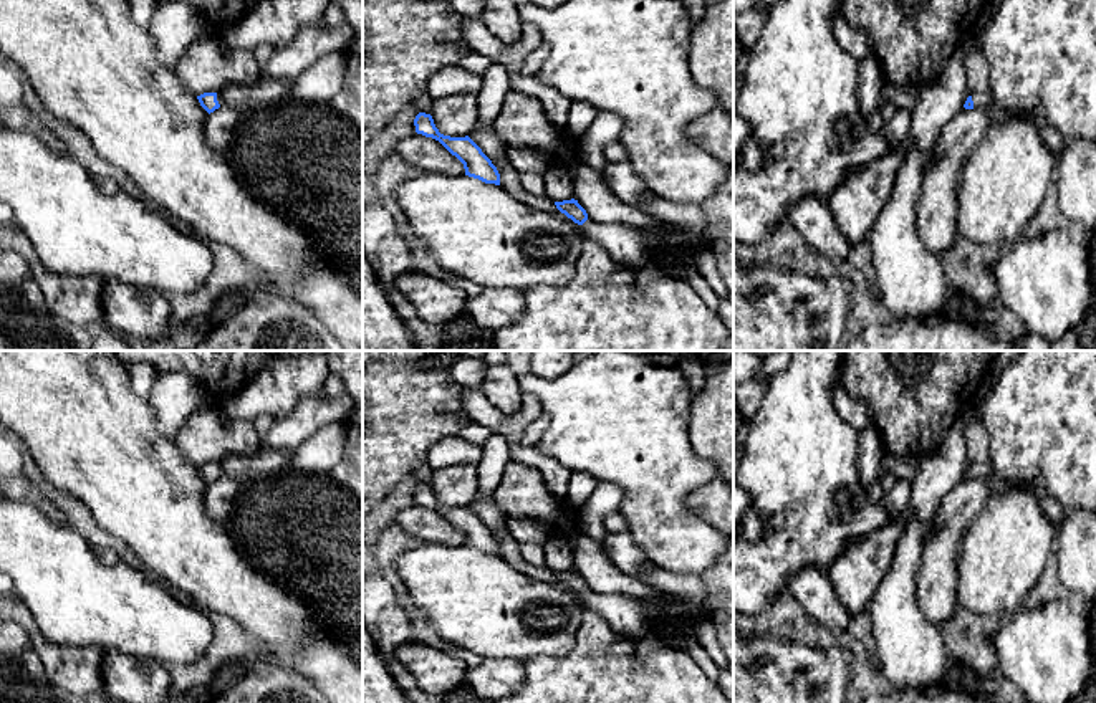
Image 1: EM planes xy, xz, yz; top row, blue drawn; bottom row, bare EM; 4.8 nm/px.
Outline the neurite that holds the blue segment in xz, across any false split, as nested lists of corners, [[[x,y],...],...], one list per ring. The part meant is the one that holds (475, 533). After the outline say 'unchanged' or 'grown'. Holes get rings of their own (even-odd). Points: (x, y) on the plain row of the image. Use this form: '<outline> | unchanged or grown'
[[[419,483],[414,490],[416,503],[439,511],[465,539],[465,546],[485,554],[500,556],[500,544],[482,519],[469,508],[450,508],[439,503],[430,485]]] | unchanged

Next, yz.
[[[987,460],[987,461],[980,461],[980,463],[972,463],[967,468],[964,478],[965,480],[983,480],[993,473],[995,473],[993,466],[992,466],[990,460]]] | grown

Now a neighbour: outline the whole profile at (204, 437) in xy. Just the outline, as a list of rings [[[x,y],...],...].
[[[219,407],[192,414],[175,433],[180,453],[195,466],[219,463],[224,453],[253,453],[262,443],[253,422],[227,420]]]

